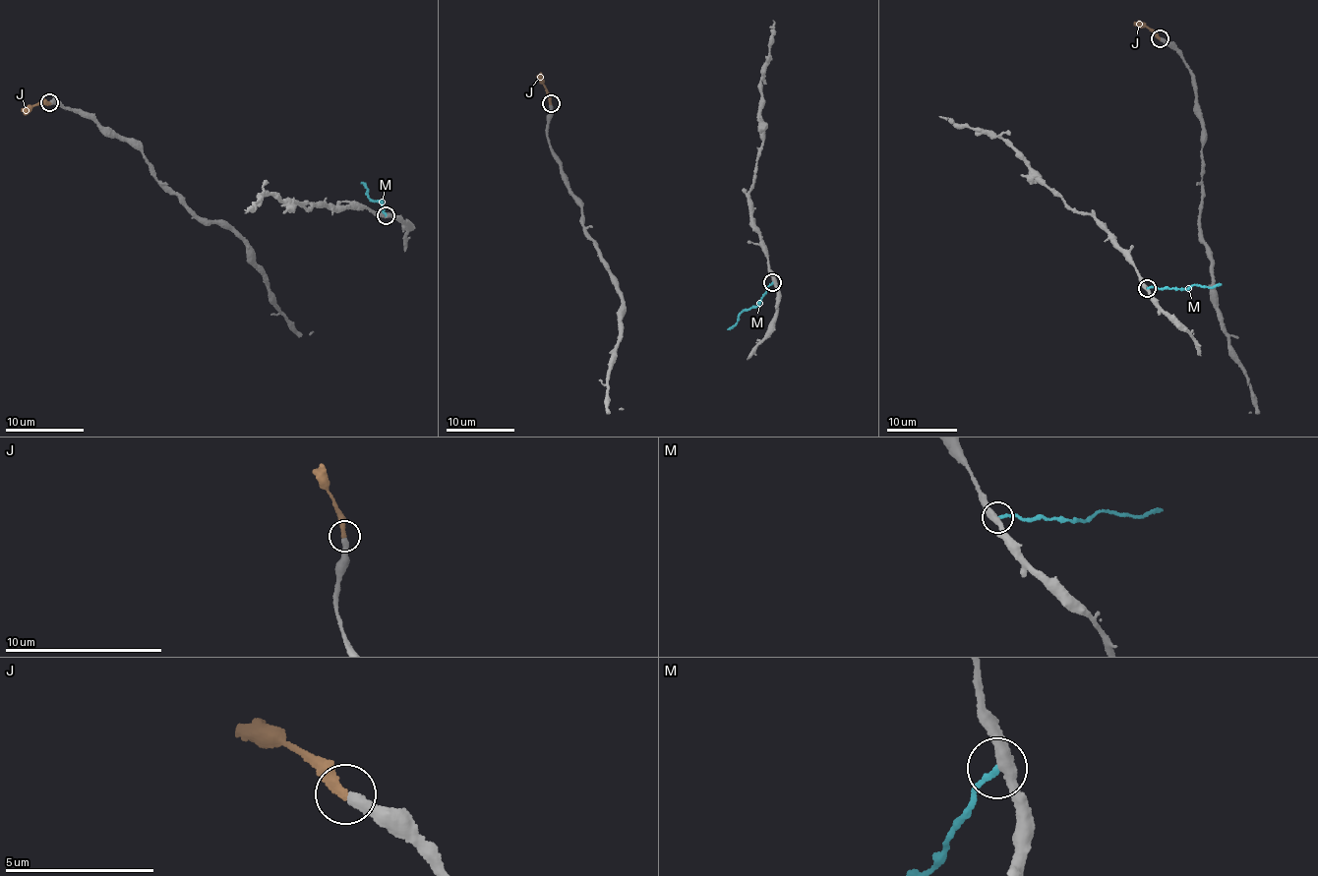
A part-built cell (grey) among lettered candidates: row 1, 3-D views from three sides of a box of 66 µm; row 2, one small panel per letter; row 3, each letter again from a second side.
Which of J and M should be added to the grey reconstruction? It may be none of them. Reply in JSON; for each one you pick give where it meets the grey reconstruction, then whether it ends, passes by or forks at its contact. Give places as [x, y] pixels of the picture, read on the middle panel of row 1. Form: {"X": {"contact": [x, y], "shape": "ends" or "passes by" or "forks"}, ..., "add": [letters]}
{"J": {"contact": [551, 103], "shape": "ends"}, "add": ["J"]}

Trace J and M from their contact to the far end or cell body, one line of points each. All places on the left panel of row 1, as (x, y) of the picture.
J: (49, 102), (24, 111)
M: (385, 215), (383, 201), (371, 200), (361, 181)

